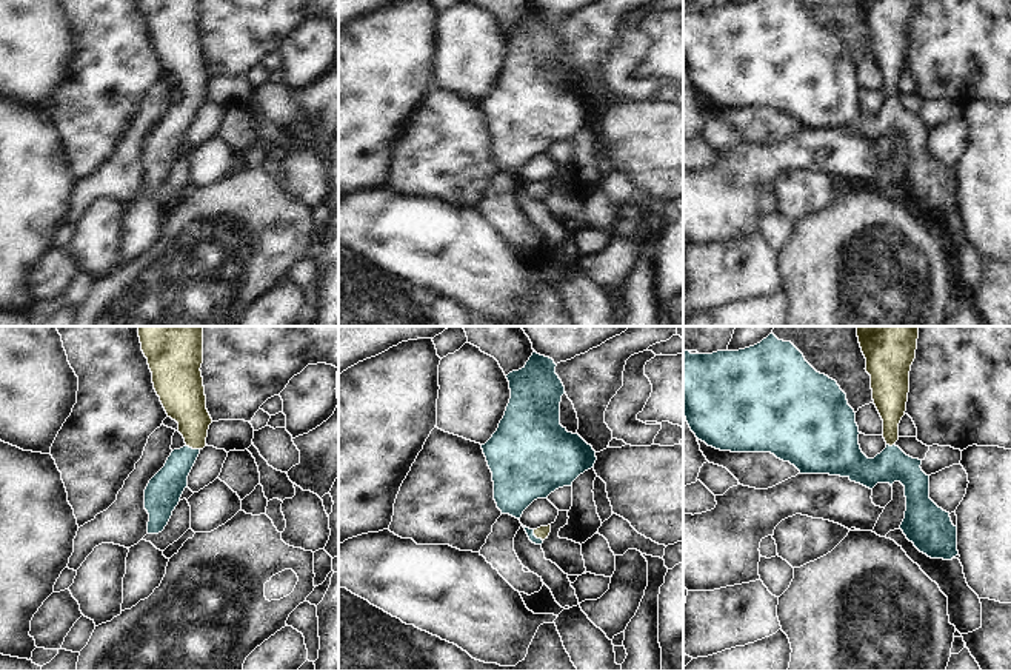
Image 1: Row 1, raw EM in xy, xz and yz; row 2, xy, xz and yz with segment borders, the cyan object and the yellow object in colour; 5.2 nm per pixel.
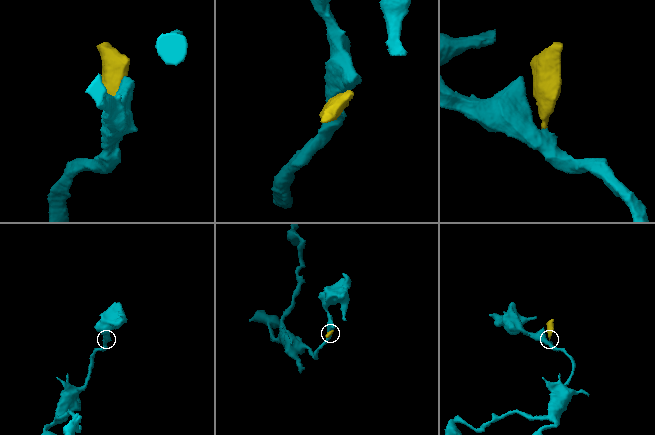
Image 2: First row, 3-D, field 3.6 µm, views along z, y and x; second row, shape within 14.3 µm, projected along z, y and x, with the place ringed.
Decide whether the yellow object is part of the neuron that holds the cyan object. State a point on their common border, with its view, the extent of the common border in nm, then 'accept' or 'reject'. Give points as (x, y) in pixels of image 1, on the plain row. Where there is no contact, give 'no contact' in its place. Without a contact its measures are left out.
contact xy (191, 103); length 80 nm; accept

